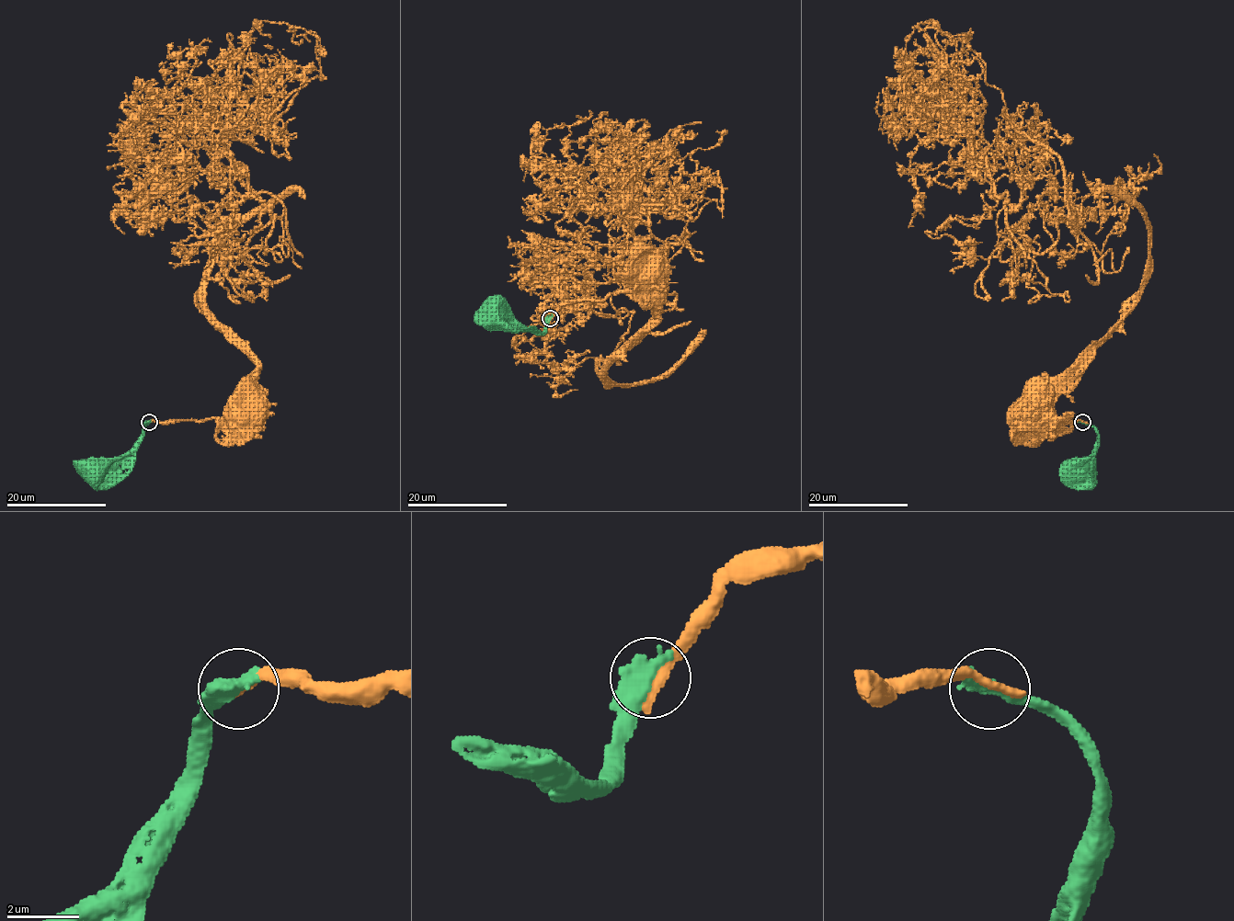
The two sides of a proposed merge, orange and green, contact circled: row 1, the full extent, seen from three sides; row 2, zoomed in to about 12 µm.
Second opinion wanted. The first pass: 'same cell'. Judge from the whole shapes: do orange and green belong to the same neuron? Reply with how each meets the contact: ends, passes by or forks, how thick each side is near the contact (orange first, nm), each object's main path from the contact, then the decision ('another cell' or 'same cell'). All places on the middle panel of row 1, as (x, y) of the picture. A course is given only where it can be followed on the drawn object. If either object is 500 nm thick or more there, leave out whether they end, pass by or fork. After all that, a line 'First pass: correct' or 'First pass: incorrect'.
360/650 nm | orange via (550, 319), (561, 305), (582, 300), (605, 300), (611, 294), (625, 291), (629, 288), (629, 278), (639, 267) | green via (550, 319), (542, 334), (534, 334), (518, 324), (497, 306), (496, 309) | another cell
First pass: incorrect

